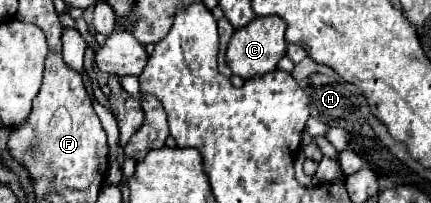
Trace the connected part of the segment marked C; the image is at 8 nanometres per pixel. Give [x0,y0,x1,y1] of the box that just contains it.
[226,16,286,80]

